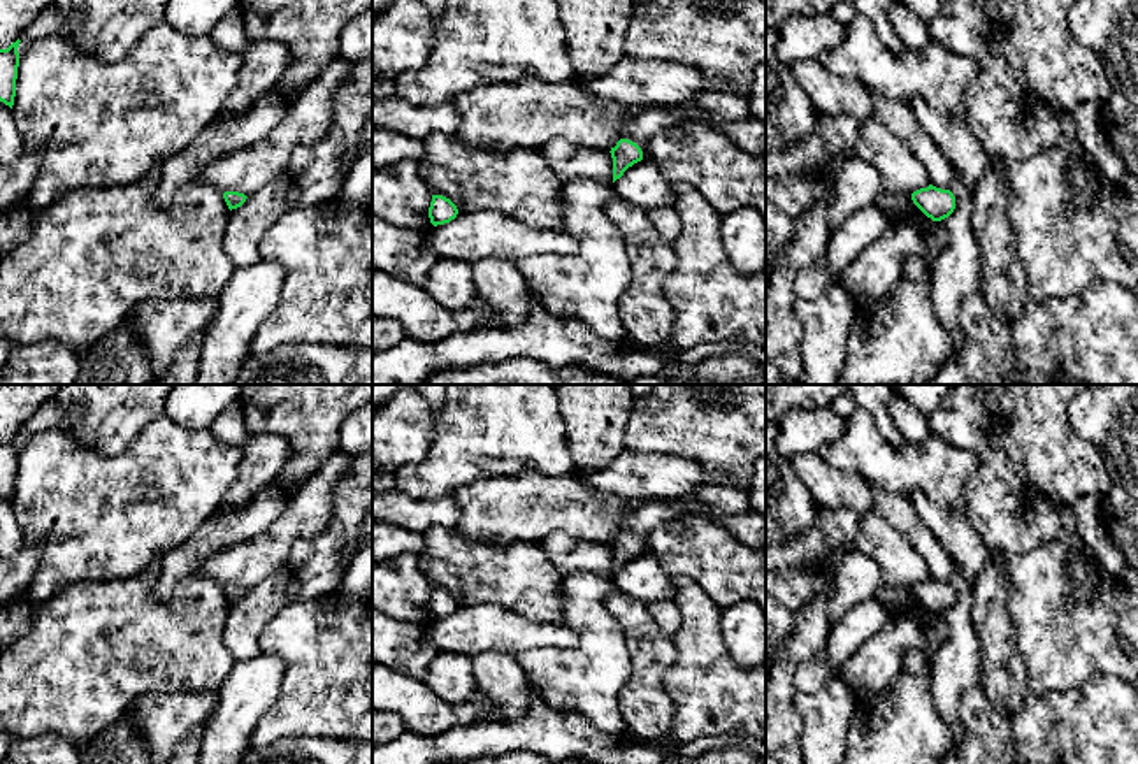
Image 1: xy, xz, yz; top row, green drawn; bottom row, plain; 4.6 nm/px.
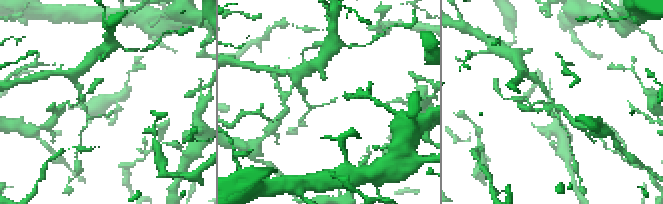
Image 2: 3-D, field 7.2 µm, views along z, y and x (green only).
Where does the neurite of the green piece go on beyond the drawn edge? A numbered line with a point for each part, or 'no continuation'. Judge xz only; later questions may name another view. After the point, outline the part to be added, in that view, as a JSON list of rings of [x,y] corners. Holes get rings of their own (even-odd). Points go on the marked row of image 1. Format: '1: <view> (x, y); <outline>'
no continuation

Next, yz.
no continuation

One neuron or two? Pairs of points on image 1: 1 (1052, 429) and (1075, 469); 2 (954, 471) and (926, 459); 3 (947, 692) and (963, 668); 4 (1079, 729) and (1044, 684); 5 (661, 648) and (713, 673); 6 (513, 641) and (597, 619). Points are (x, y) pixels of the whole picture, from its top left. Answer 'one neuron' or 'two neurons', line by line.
1: one neuron
2: one neuron
3: one neuron
4: two neurons
5: two neurons
6: two neurons

